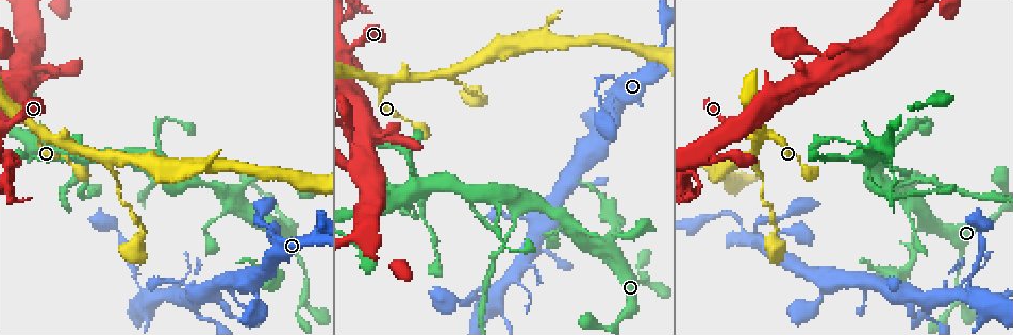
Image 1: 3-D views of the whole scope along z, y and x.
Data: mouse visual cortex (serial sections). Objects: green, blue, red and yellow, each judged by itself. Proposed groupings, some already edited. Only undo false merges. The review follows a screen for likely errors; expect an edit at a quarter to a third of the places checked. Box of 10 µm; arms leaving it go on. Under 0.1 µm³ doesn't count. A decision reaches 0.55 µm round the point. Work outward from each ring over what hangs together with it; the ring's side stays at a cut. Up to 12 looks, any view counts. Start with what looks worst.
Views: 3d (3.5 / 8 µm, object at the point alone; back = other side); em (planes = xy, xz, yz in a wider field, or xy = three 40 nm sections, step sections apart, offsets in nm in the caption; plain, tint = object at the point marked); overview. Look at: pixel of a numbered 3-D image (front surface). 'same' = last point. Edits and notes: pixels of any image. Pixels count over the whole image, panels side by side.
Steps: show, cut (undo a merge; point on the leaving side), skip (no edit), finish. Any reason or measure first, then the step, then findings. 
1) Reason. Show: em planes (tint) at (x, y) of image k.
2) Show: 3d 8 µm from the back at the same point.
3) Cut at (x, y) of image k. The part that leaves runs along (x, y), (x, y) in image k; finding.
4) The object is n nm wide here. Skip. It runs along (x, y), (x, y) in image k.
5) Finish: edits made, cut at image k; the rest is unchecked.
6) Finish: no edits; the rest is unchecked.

Sharp bend. Show: 3d 3.5 µm at (617, 232) of image 1.

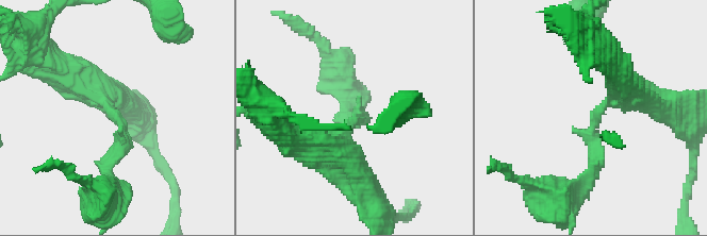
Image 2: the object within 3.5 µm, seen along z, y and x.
The arms are 200, 400 nm wide; need the tissue. Show: em xy step 5 (tint) at (362, 116) of image 2.

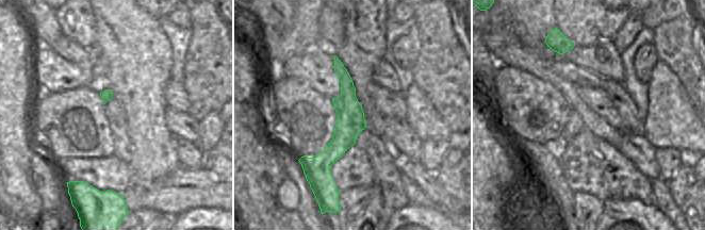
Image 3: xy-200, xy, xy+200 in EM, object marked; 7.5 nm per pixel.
Show: em xy step 1 (tint) at the same point.

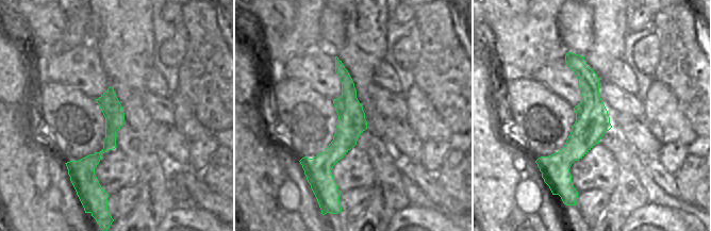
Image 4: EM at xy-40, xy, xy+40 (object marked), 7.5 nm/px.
Cut at (107, 159) of image 2. The part that leaves runs along (122, 127), (105, 191) in image 2; two cells meet here.

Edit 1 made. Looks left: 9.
Thin neck. Show: 3d 3.5 µm at (955, 301) of image 1.

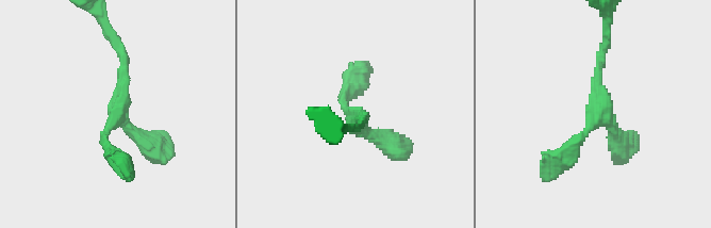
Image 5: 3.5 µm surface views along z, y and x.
3 arms meet here; the arms are 100, 200, 300 nm wide; shape alone is not enough. Show: em xy step 2 (plain) at (119, 113) of image 5.

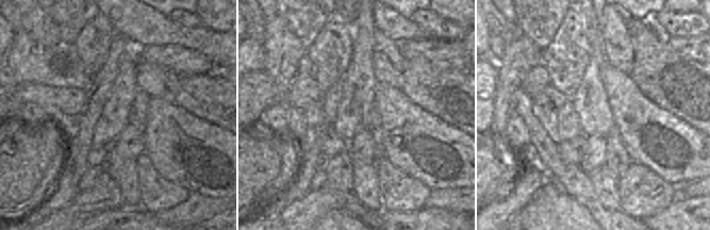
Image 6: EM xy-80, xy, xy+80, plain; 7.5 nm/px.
Where the object lies. Show: em xy step 2 (tint) at the same point.

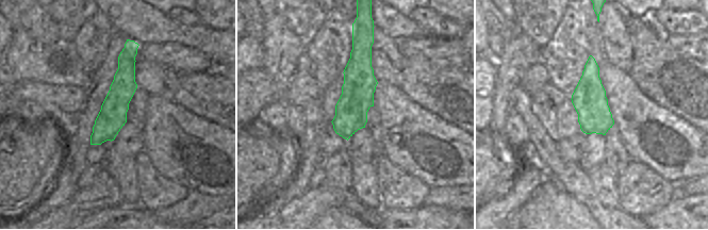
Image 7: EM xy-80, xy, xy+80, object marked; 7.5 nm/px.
Skip. It runs along (131, 43), (113, 116), (93, 142) in image 7; one cell here.

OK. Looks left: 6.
Abrupt turn. Show: 3d 3.5 µm at (877, 182) of image 1.

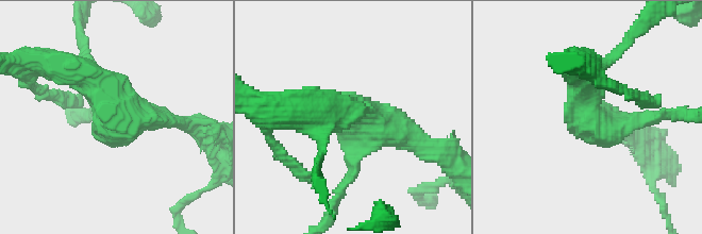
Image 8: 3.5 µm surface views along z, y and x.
Show: em xy step 3 (plain) at (372, 122) of image 8.

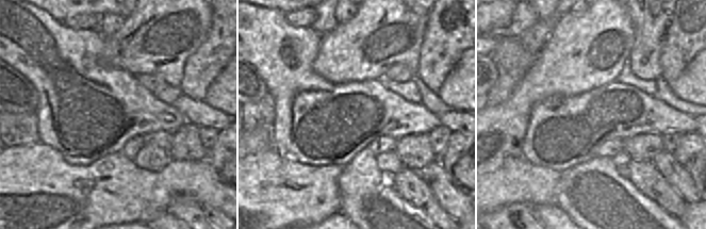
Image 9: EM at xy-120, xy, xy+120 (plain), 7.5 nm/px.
Show: em xy step 3 (tint) at the same point.

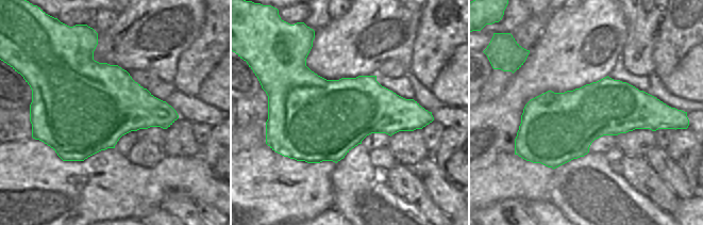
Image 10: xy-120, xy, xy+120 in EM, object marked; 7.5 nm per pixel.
3 arms meet here; the arms are 200, 200, 450 nm wide. Skip. It runs along (196, 122), (121, 116), (85, 73) in image 8; one cell here.

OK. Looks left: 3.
Calibre changes. Show: 3d 8 µm at (444, 73) of image 1.

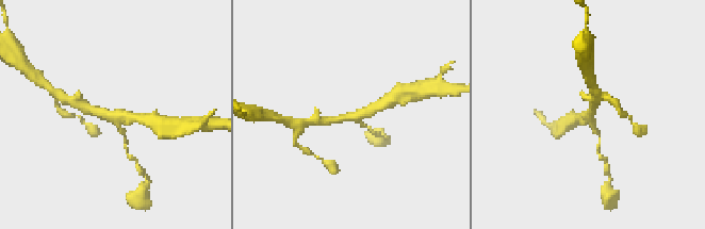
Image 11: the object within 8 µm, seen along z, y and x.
Show: 3d 3.5 µm at the same point.

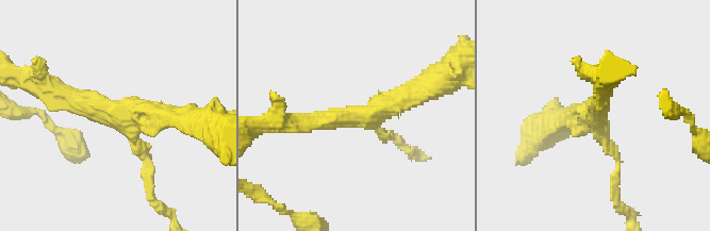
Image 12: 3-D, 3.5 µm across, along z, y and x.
3 arms meet here; the arms are 150, 250, 350 nm wide; now the EM. Show: em xy step 1 (tint) at (123, 110) of image 12.

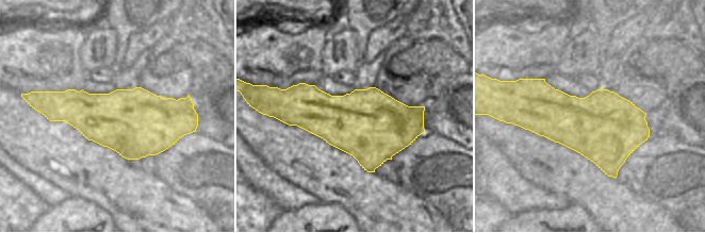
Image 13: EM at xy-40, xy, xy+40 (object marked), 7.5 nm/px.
Skip. It runs along (294, 122), (373, 115), (425, 91) in image 12; continuous, no second cell.

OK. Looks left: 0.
Finish: edits made, cut at image 2; the rest is unchecked.

